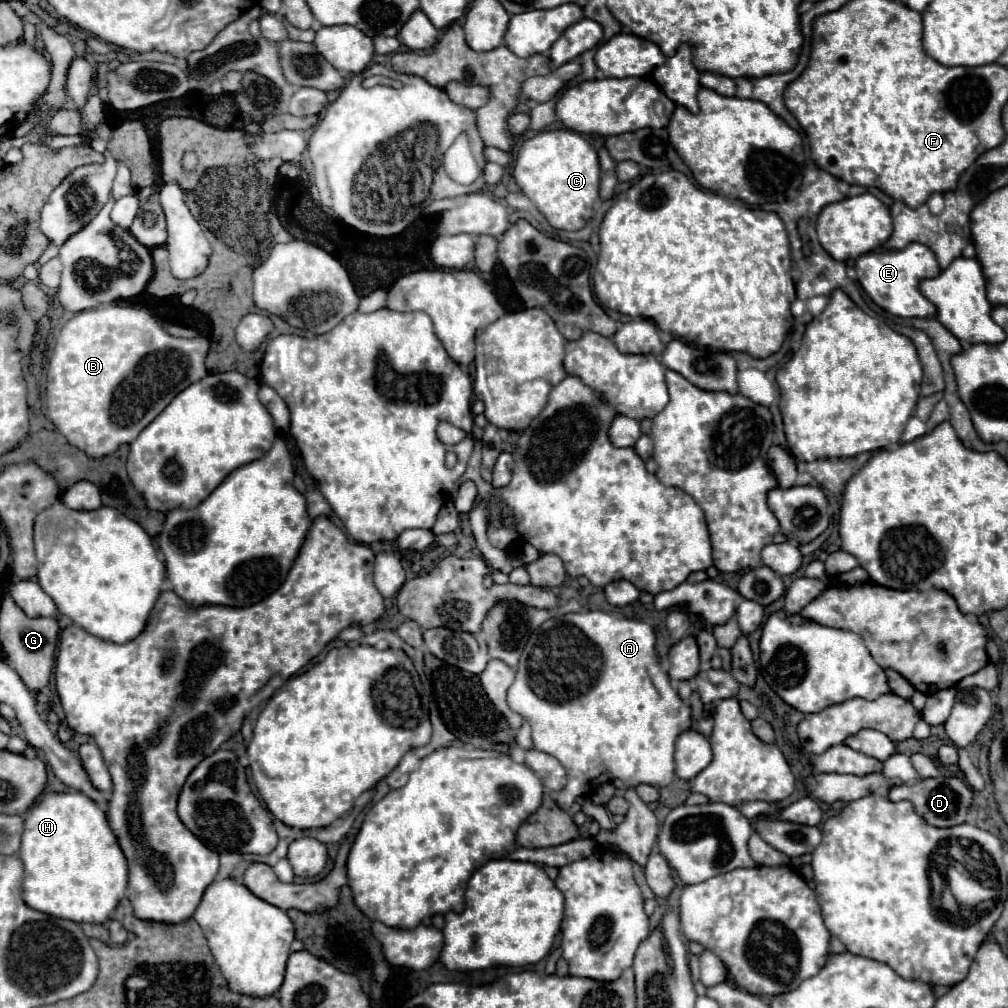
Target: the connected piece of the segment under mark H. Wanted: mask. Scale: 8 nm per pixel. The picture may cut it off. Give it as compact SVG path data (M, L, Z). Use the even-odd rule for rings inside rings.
M79 791L41 793L25 813L19 849L25 865L23 901L47 915L77 923L105 923L125 897L127 859L107 825L107 815Z

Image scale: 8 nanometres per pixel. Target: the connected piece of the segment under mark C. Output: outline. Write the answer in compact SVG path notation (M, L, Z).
M557 129L527 139L517 153L513 177L521 193L537 205L551 227L579 231L591 219L593 203L599 197L599 161L593 145L579 133Z

